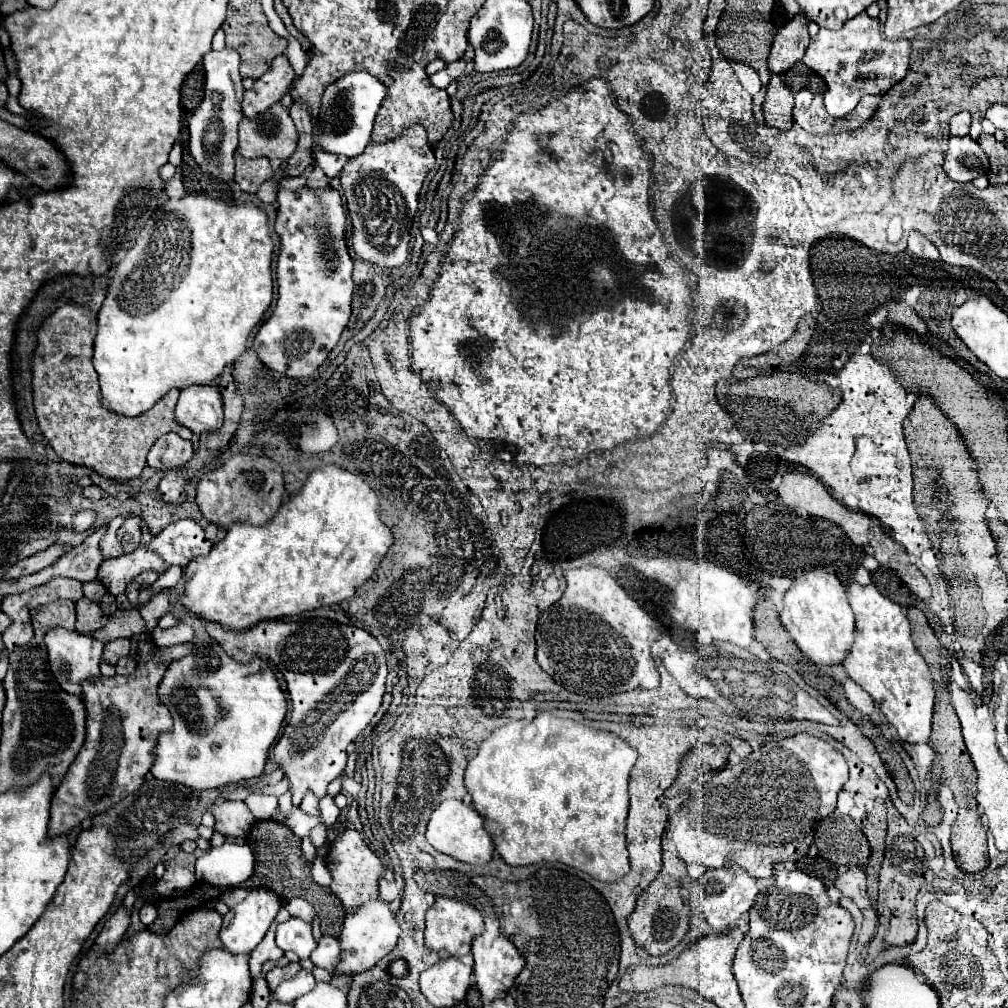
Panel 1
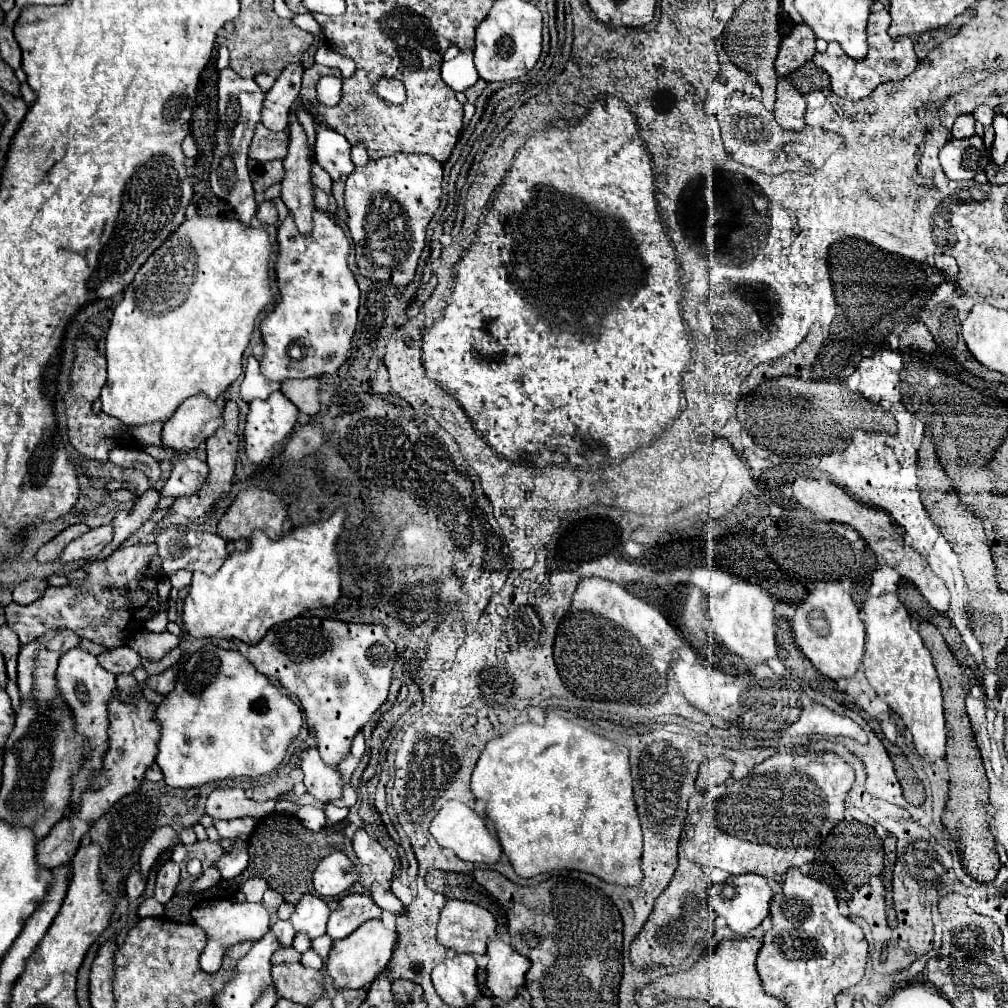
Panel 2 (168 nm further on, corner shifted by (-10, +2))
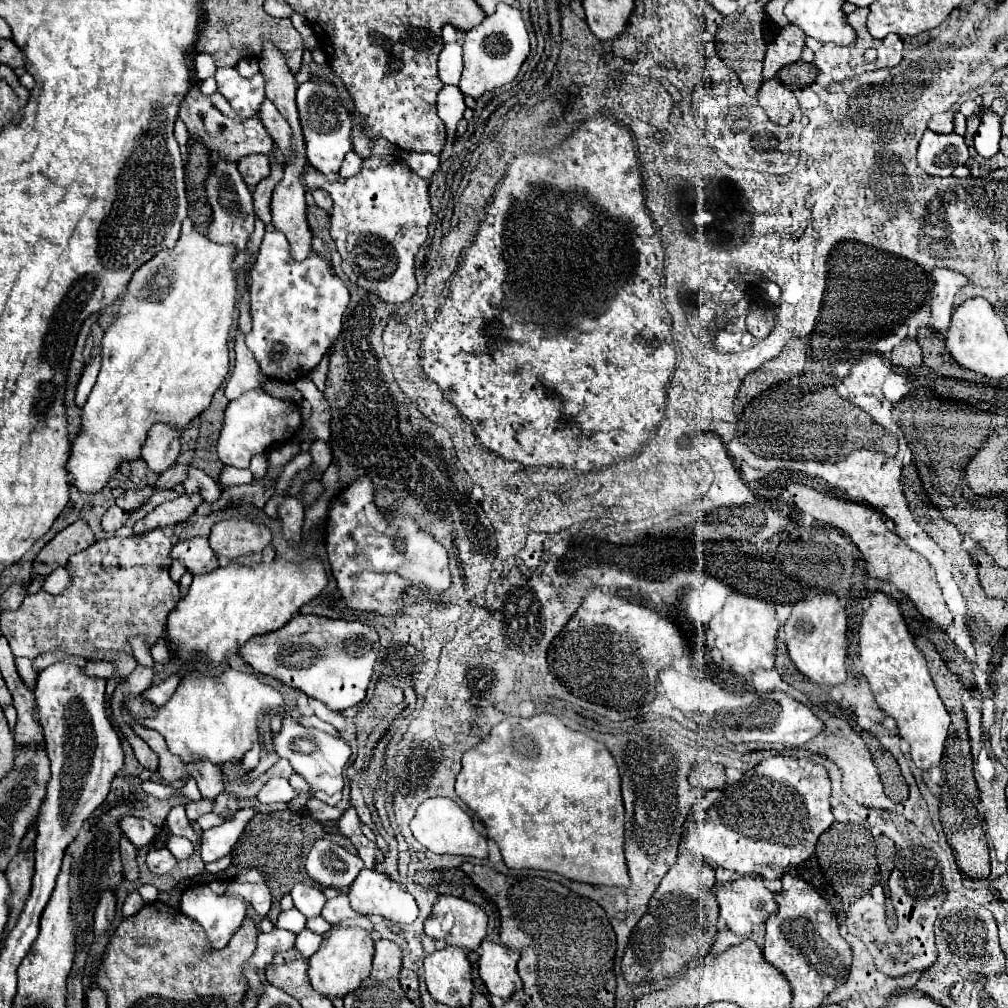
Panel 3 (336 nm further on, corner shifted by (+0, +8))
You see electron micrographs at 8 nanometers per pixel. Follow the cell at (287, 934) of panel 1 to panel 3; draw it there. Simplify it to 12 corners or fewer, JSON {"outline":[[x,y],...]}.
{"outline":[[295,884],[295,908],[319,916],[327,902],[321,888]]}

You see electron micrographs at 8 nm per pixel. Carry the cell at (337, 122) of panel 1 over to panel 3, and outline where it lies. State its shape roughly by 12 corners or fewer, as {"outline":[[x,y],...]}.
{"outline":[[349,152],[343,160],[339,178],[361,172],[359,154]]}

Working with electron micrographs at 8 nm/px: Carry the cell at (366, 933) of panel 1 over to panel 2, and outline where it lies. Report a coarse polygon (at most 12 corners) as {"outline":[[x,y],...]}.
{"outline":[[367,920],[333,944],[337,988],[367,988],[389,964],[399,934]]}

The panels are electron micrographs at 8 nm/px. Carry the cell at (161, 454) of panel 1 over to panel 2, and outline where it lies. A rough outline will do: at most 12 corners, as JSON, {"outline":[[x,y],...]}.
{"outline":[[147,446],[155,460],[173,464],[161,496],[195,494],[207,464],[191,454]]}

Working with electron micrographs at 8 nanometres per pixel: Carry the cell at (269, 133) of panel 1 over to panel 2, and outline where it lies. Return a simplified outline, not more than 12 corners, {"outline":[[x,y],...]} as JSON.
{"outline":[[259,122],[249,158],[283,160],[287,132],[271,132]]}

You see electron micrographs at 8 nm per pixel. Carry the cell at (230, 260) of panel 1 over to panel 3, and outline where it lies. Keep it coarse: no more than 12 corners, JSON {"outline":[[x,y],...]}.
{"outline":[[235,246],[133,274],[65,464],[101,492],[229,372]]}

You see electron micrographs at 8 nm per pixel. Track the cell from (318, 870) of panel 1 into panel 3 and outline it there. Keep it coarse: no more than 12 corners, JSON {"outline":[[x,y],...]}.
{"outline":[[317,840],[307,874],[347,888],[363,868],[357,854],[331,840]]}

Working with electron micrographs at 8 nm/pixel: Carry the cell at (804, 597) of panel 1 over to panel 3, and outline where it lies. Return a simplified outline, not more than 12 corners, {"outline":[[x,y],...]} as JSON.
{"outline":[[833,594],[793,606],[795,668],[819,686],[847,678],[847,616]]}

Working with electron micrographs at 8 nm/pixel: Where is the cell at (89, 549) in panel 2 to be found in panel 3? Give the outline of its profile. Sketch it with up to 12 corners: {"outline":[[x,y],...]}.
{"outline":[[111,506],[101,520],[105,532],[115,532],[127,522],[129,512]]}

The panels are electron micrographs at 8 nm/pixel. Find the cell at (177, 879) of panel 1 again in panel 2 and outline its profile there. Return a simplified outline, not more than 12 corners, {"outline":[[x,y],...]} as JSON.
{"outline":[[179,864],[157,874],[155,900],[165,904],[179,884]]}

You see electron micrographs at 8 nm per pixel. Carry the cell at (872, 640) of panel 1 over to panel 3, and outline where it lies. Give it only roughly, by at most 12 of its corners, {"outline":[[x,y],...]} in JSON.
{"outline":[[875,592],[863,674],[915,766],[943,758],[951,716],[899,606]]}

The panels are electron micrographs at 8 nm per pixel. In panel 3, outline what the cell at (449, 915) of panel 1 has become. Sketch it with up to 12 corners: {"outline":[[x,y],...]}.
{"outline":[[439,896],[425,934],[477,950],[487,914],[463,898]]}

